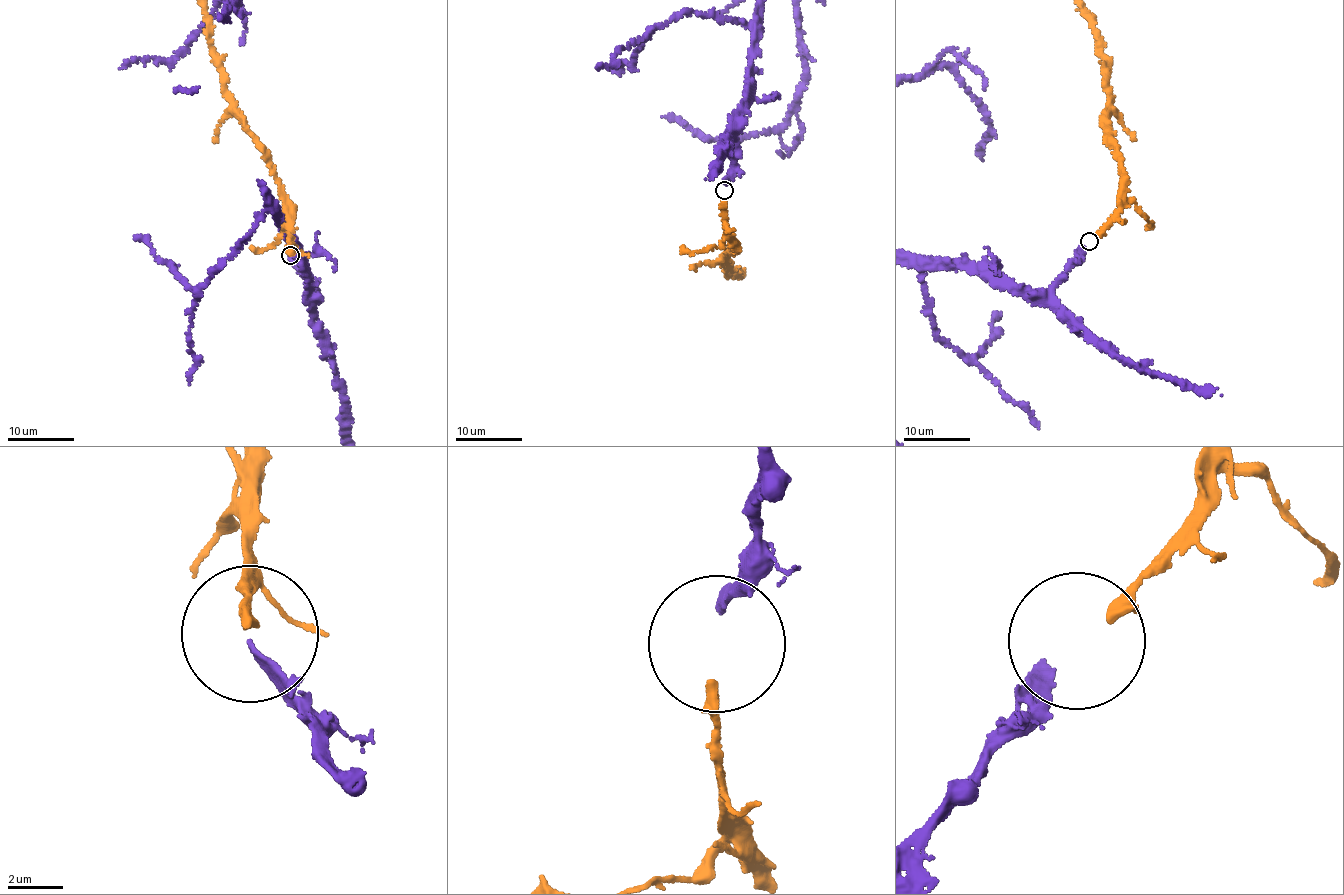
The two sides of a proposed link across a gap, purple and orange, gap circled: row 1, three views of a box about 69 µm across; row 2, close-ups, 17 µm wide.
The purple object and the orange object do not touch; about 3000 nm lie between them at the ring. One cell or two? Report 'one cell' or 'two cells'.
one cell

